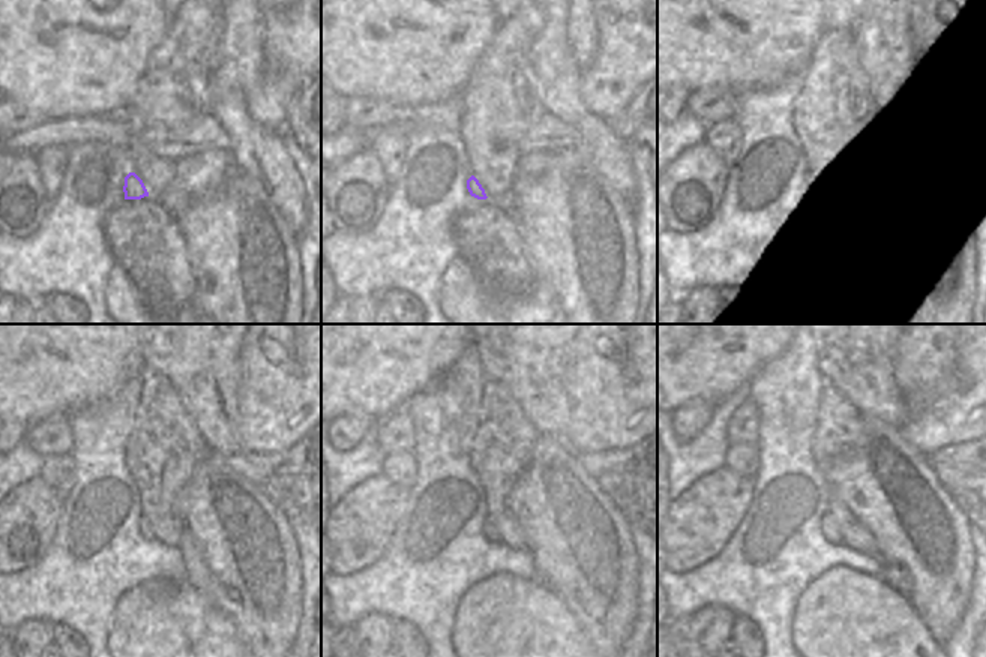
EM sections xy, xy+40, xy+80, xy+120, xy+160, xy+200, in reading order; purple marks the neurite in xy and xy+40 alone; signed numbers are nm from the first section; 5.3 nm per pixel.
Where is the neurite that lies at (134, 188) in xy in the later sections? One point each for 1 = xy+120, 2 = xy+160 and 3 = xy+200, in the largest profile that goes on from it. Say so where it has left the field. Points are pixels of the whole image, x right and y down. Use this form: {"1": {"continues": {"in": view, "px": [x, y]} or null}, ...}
{"1": {"continues": {"in": "xy+120", "px": [144, 531]}}, "2": {"continues": {"in": "xy+160", "px": [489, 531]}}, "3": {"continues": {"in": "xy+200", "px": [829, 528]}}}

